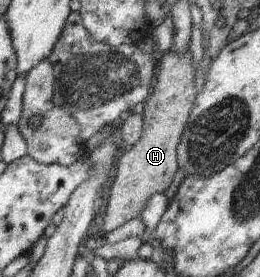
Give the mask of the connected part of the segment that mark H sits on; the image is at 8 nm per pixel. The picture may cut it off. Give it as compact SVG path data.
M166 52L152 84L151 93L144 101L143 128L140 139L127 148L118 159L116 177L110 187L110 197L104 215L103 231L106 235L114 228L136 219L146 209L148 200L154 193L164 193L178 168L177 147L189 120L192 106L199 92L194 84L194 69L191 53L175 54Z

